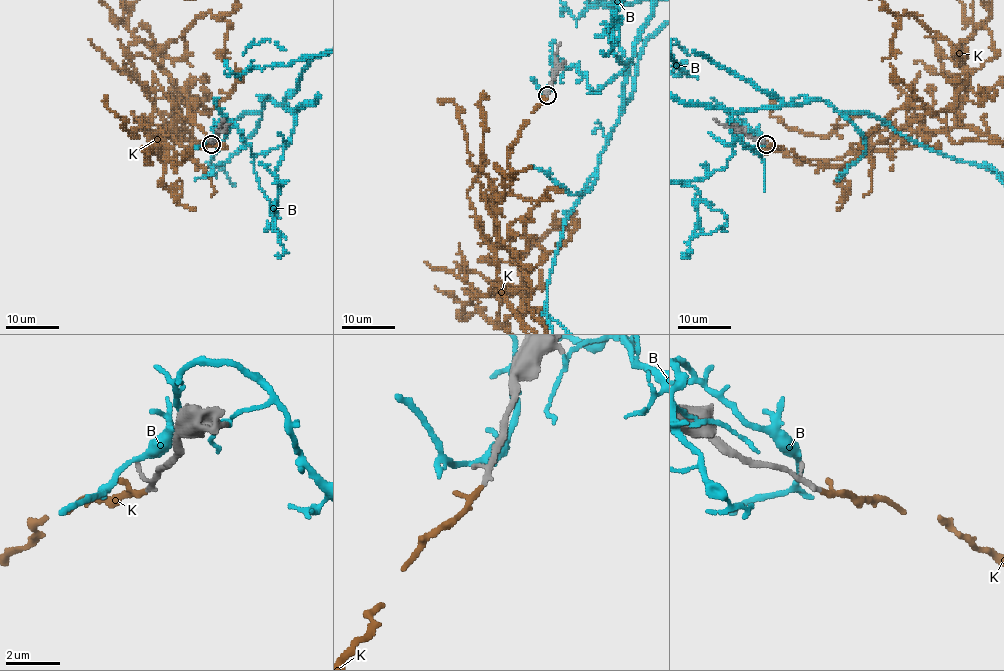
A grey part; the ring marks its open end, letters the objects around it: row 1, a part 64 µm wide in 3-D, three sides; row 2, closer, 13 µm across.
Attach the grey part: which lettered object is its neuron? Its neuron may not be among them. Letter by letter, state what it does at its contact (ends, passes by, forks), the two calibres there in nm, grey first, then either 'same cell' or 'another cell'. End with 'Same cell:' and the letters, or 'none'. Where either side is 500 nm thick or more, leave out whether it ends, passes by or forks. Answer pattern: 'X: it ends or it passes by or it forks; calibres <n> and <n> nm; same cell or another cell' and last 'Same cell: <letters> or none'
B: it passes by; calibres 90 and 280 nm; another cell
K: it passes by; calibres 150 and 150 nm; same cell
Same cell: K

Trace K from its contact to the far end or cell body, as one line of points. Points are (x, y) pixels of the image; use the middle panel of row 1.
K: (547, 95), (494, 201), (499, 282), (471, 295), (515, 290), (519, 259), (569, 218), (565, 187), (518, 194)

